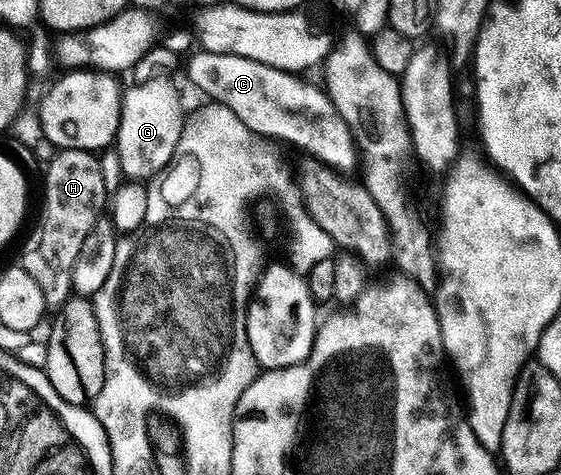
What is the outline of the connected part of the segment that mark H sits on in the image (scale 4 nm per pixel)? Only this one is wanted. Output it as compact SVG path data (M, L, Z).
M62 148L55 153L57 156L53 158L52 165L48 168L48 173L44 176L44 213L40 216L40 225L33 230L28 236L28 241L24 244L24 253L21 254L19 263L26 270L26 274L30 274L30 278L34 278L34 282L38 282L38 290L42 290L42 298L45 305L49 309L58 310L73 295L72 275L74 274L75 262L78 261L78 254L81 253L82 244L86 241L86 236L95 228L95 222L102 216L106 208L106 196L104 200L104 176L100 173L100 160L95 151L86 149L68 149Z

